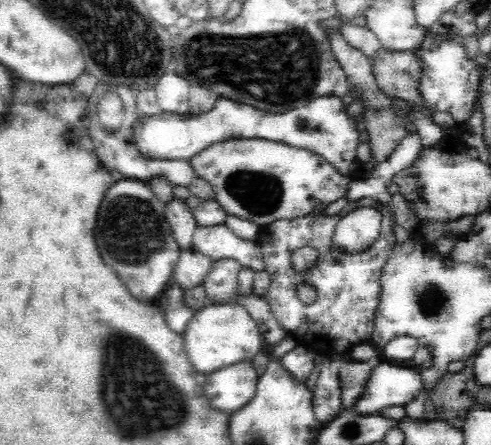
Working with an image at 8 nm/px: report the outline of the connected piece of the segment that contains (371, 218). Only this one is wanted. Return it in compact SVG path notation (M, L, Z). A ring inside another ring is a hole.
M372 207L357 208L337 222L333 246L344 252L362 252L376 246L381 233L381 212Z

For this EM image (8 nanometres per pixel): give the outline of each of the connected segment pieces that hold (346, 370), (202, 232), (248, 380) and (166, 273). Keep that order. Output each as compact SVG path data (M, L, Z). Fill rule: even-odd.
M347 361L341 364L339 384L341 385L341 404L343 409L352 409L360 398L366 381L370 378L374 363Z
M225 224L200 226L193 232L192 247L213 261L225 258L237 260L255 273L265 271L265 264L257 241L236 236Z
M240 360L212 371L206 379L210 406L222 412L234 412L248 404L255 395L259 376L250 360Z
M121 179L114 182L106 191L106 196L100 204L96 218L96 230L94 238L98 244L98 250L104 258L104 262L118 274L118 278L130 291L130 294L139 301L152 302L159 292L169 283L173 277L173 271L181 253L181 248L172 236L172 231L164 212L165 203L154 196L150 186L140 180Z

